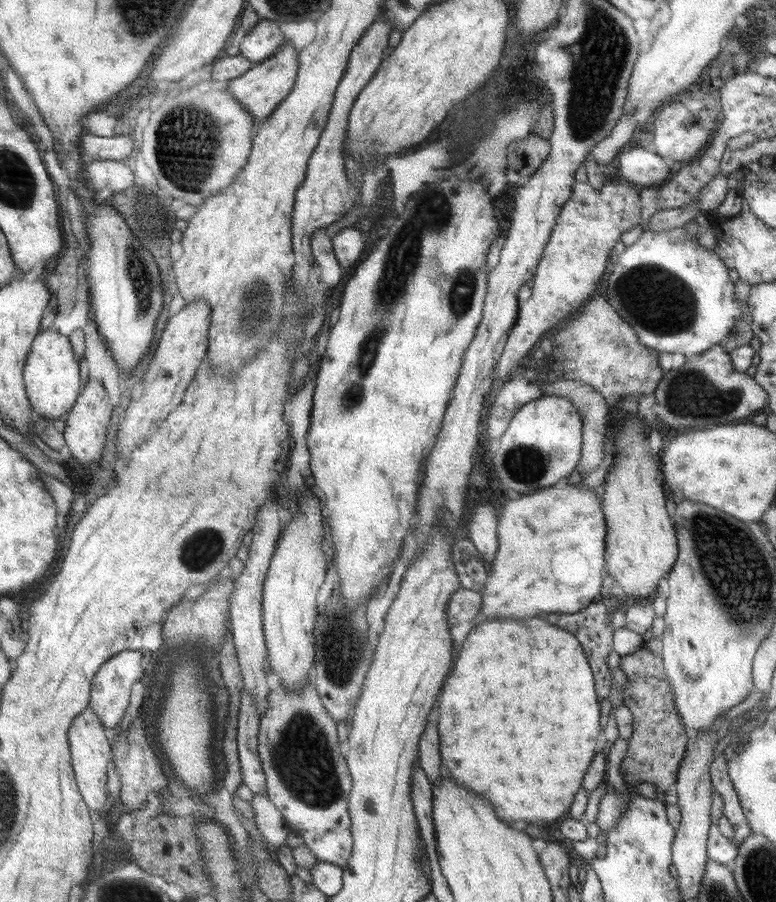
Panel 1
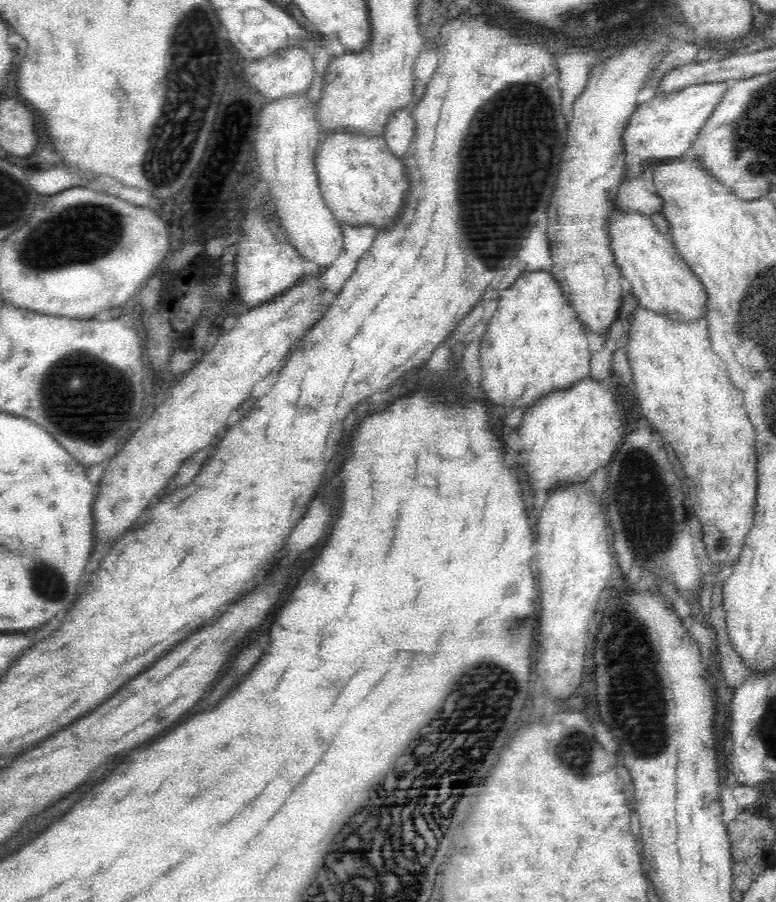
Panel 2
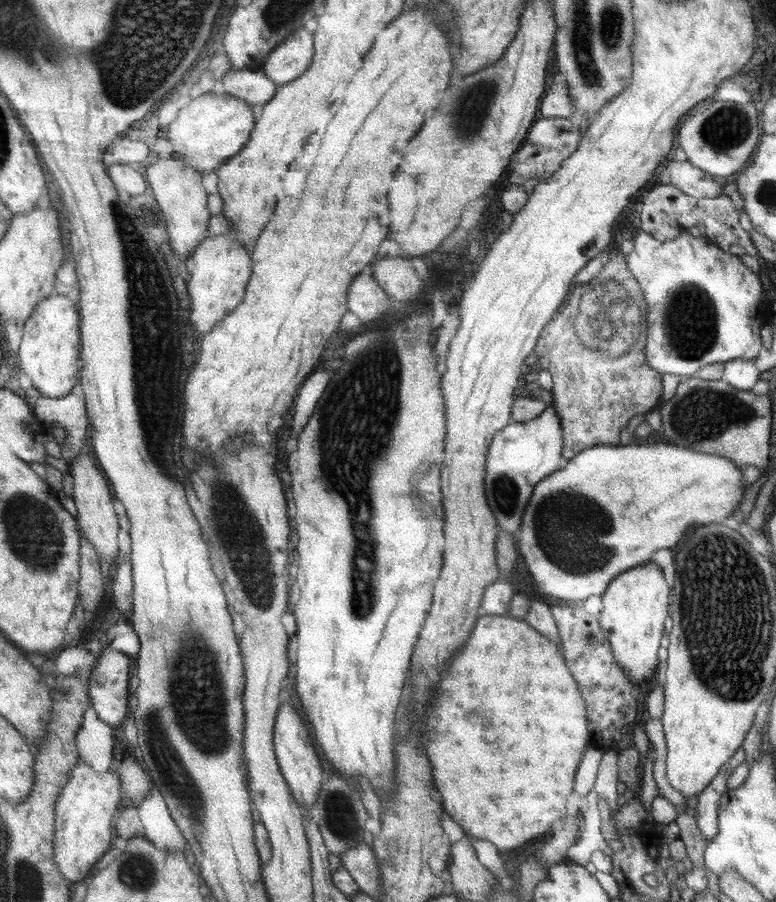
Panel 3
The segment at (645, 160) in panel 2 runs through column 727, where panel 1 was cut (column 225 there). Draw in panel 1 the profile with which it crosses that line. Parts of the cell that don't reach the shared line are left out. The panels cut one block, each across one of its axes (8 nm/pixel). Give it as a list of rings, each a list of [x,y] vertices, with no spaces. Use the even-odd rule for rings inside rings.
[[[287,44],[277,56],[273,56],[265,64],[255,64],[255,68],[251,68],[251,72],[247,72],[245,76],[241,76],[237,80],[227,82],[225,88],[241,104],[245,104],[245,108],[251,112],[253,118],[269,120],[275,114],[275,110],[279,110],[279,106],[287,100],[287,96],[291,96],[291,92],[295,90],[295,84],[299,80],[299,70],[301,70],[301,54],[297,52],[295,46]]]

